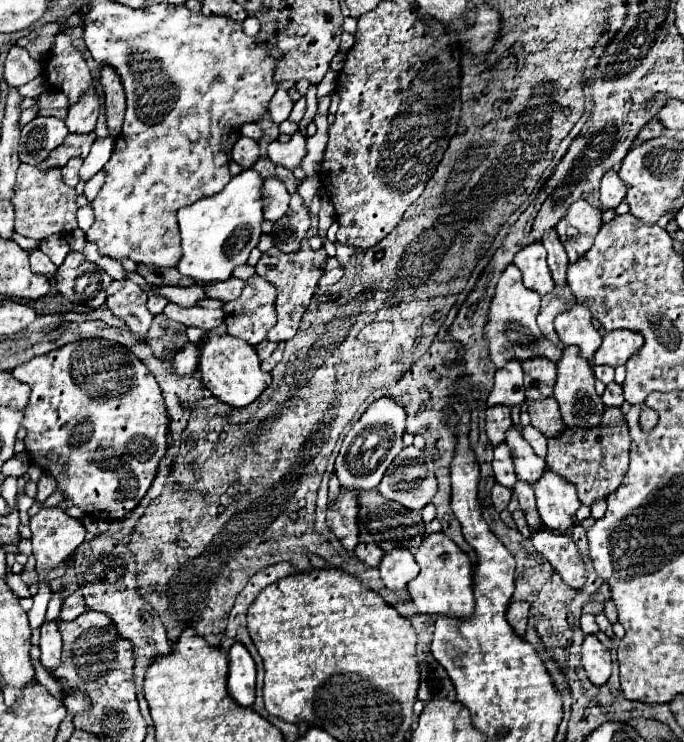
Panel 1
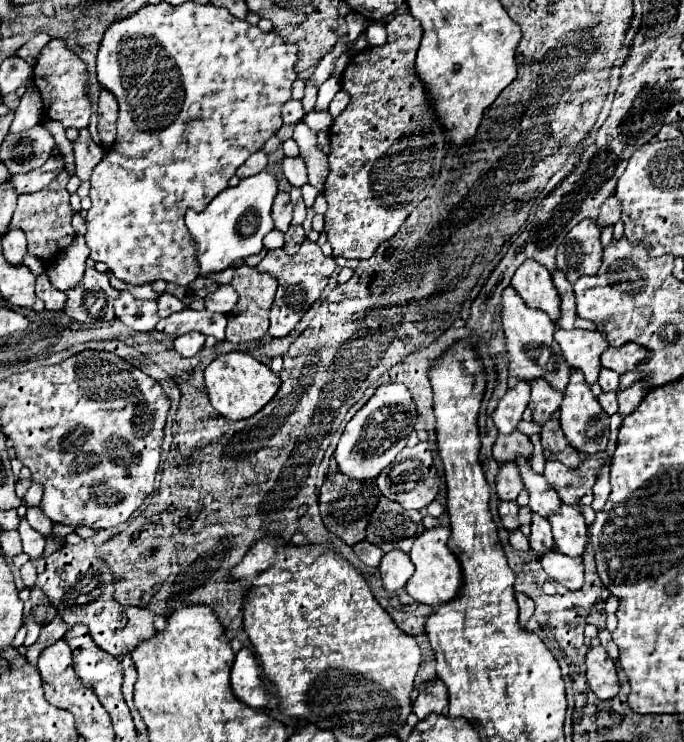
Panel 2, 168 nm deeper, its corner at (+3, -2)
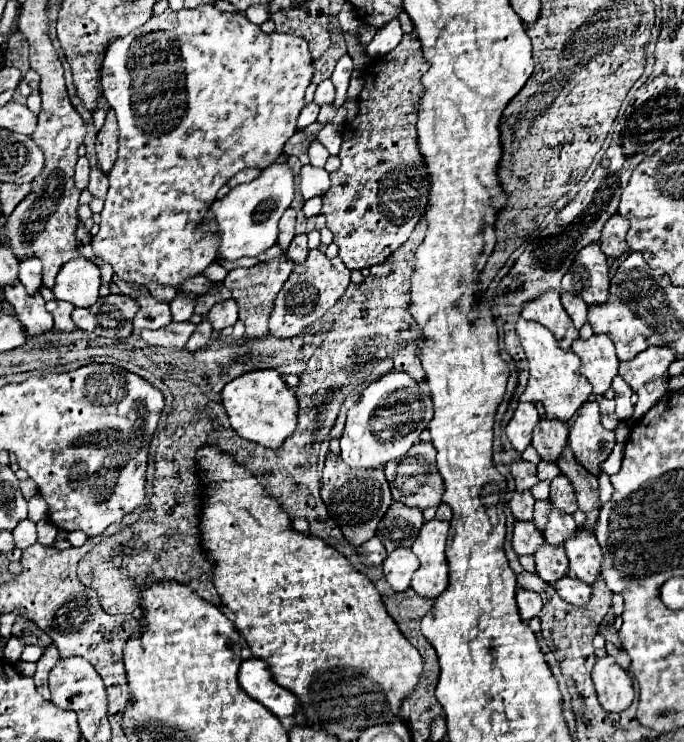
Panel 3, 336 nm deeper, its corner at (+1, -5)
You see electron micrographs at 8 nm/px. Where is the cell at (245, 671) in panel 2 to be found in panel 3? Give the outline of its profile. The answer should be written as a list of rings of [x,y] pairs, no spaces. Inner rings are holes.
[[[248,658],[242,662],[238,682],[250,698],[264,704],[278,718],[292,716],[298,706],[296,696],[290,690],[278,686],[268,672],[268,666],[258,658]]]

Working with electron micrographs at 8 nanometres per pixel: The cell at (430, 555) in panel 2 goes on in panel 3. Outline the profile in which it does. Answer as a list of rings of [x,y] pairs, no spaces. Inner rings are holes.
[[[436,518],[424,522],[412,544],[412,552],[418,556],[420,568],[410,586],[422,598],[436,600],[448,588],[448,560],[444,556],[448,528],[448,522]]]

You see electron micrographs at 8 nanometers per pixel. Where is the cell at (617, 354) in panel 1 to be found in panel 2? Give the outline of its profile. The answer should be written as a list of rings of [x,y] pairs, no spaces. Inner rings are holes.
[[[628,343],[628,345],[622,345],[620,349],[608,347],[606,353],[602,355],[602,367],[612,369],[622,375],[622,373],[634,371],[636,365],[648,357],[650,357],[650,353],[638,343]]]

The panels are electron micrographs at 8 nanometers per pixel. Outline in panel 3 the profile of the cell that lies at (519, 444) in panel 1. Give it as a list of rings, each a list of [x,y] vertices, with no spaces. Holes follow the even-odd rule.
[[[550,504],[548,524],[546,524],[546,530],[544,530],[544,540],[548,544],[562,544],[566,540],[566,536],[570,536],[576,528],[578,526],[576,526],[576,522],[570,514],[564,514],[554,504]]]

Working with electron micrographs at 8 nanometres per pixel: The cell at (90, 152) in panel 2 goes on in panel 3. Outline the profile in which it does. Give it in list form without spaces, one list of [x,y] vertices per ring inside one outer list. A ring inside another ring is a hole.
[[[98,166],[90,168],[90,184],[88,184],[88,192],[90,192],[92,196],[104,198],[106,188],[108,188],[108,176],[106,176]]]

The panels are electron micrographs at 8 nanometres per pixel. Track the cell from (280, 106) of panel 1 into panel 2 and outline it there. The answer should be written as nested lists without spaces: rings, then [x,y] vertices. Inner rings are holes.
[[[290,99],[290,101],[282,107],[282,119],[284,119],[284,123],[288,123],[288,125],[300,123],[300,121],[304,119],[304,115],[306,115],[306,111],[304,111],[304,107],[302,107],[300,101]]]

